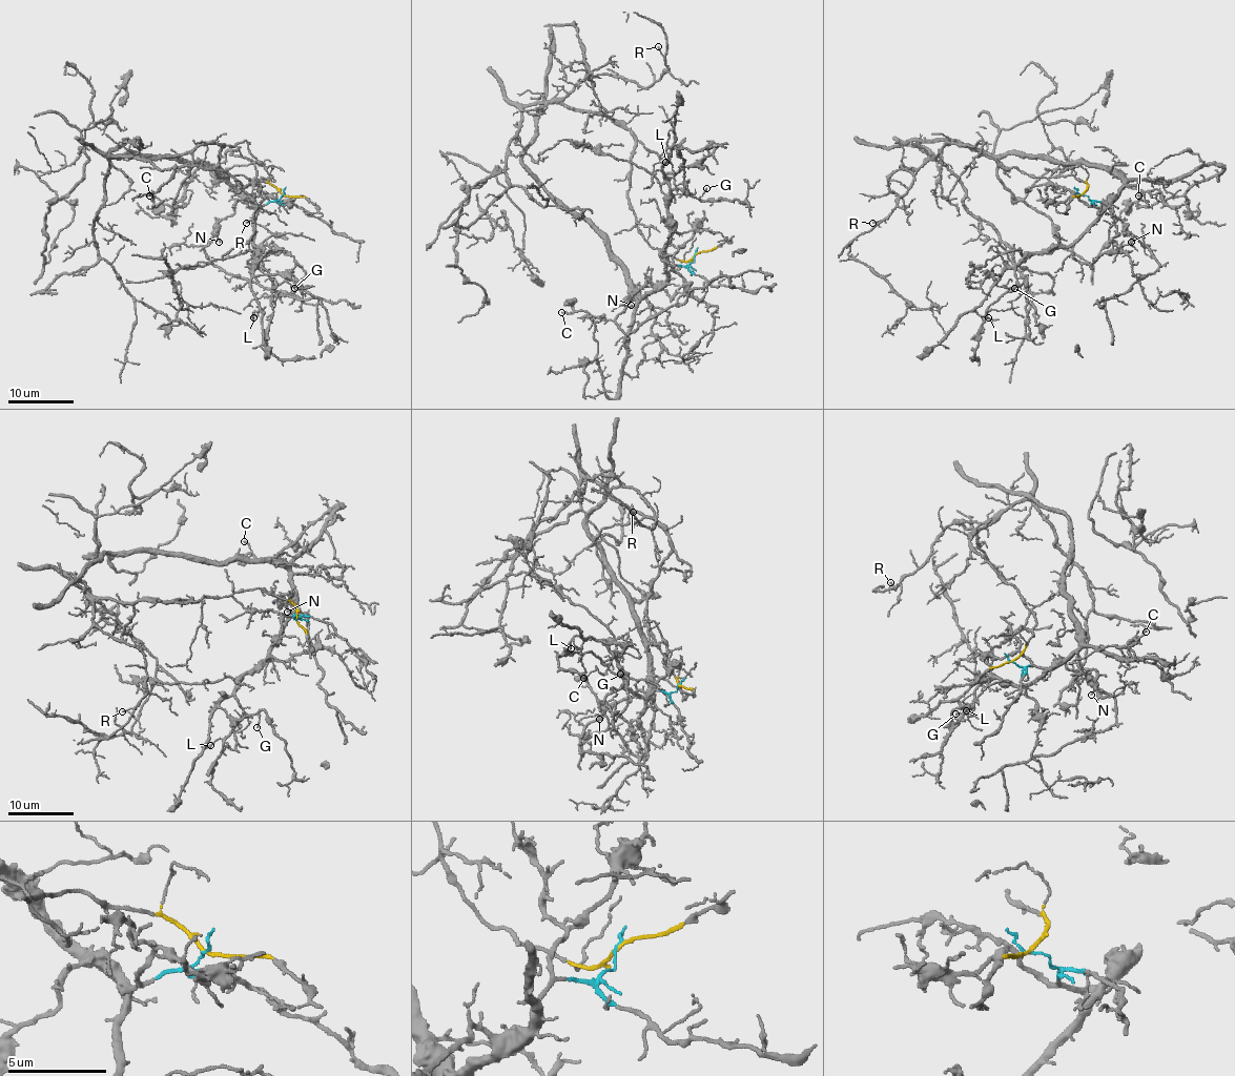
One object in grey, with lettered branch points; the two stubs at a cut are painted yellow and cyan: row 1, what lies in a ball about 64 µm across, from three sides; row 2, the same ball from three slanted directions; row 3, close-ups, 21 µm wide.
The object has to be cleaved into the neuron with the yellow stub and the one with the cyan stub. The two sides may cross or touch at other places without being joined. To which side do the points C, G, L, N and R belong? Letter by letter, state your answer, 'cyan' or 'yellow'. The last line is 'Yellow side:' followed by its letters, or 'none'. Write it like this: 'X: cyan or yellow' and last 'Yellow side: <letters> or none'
C: cyan
G: cyan
L: cyan
N: cyan
R: yellow
Yellow side: R

